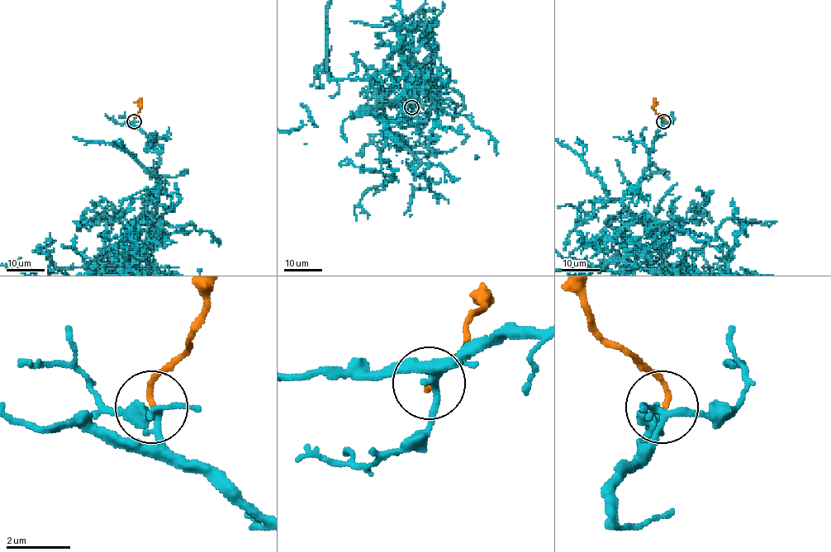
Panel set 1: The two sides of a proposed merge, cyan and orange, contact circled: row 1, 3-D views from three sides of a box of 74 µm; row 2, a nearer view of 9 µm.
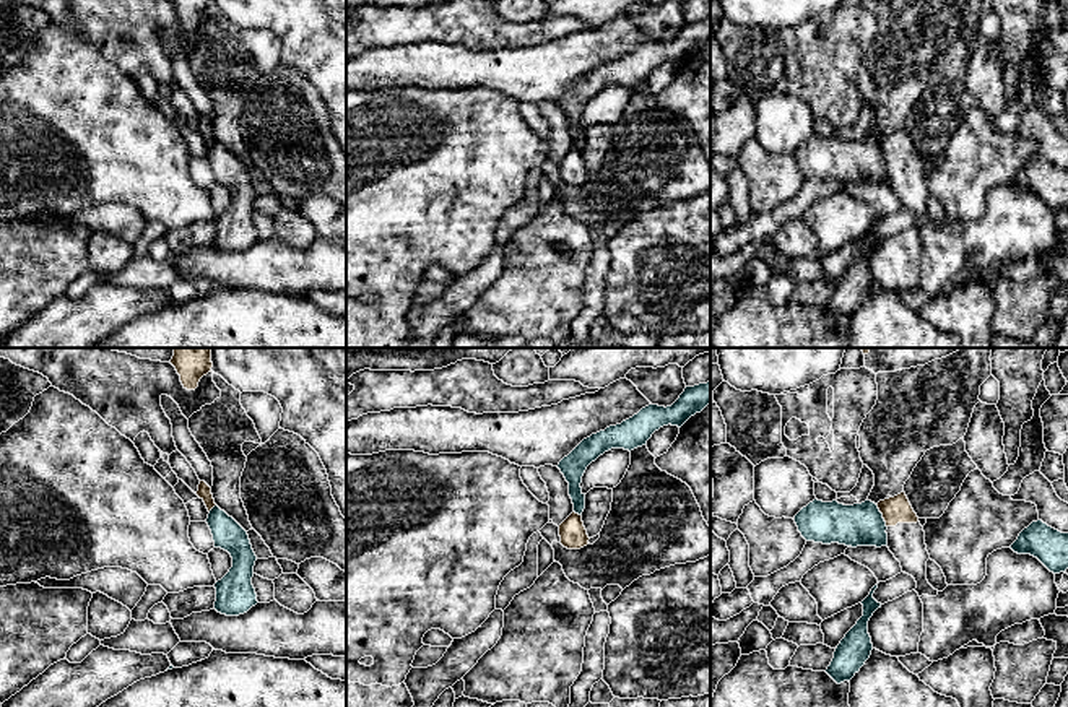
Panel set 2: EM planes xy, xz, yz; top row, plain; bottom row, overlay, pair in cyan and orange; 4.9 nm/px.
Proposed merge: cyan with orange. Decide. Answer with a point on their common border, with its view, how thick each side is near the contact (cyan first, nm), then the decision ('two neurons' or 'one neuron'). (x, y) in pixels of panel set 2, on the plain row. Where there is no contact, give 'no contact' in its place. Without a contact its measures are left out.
meets cyan in yz at (881, 151); 200 nm thick on the cyan side, 140 nm on the other; two neurons

